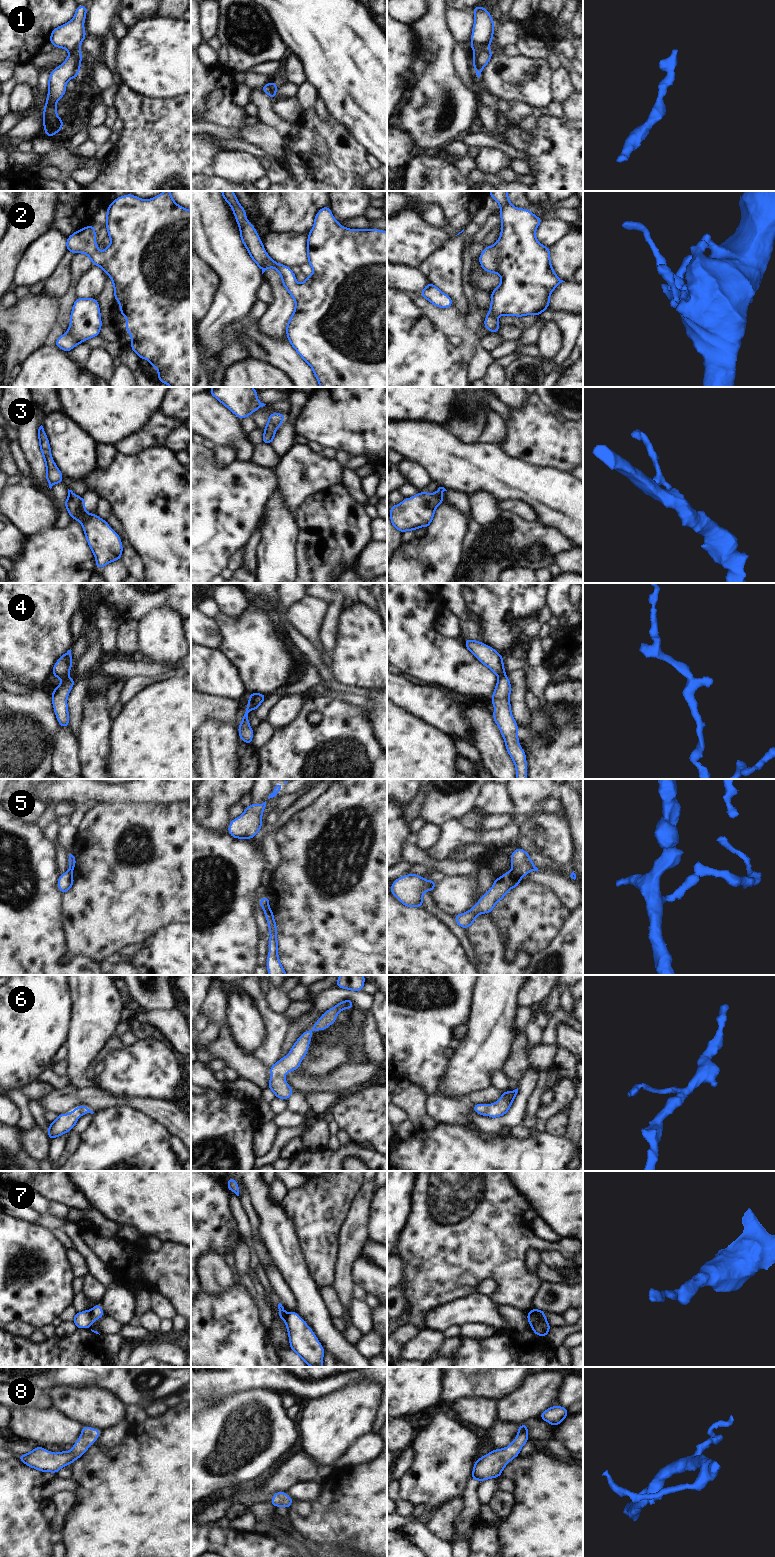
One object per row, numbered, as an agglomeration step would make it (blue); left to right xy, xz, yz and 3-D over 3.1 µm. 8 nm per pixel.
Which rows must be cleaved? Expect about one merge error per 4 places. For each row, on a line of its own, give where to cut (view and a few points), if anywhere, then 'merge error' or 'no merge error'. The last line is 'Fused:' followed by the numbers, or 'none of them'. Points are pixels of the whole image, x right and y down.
1: cut none; no merge error
2: cut none; no merge error
3: cut none; no merge error
4: cut none; no merge error
5: cut yz (511, 871), (520, 878); merge error
6: cut none; no merge error
7: cut yz (530, 1311), (533, 1317), (532, 1326); merge error
8: cut none; no merge error
Fused: 5, 7

